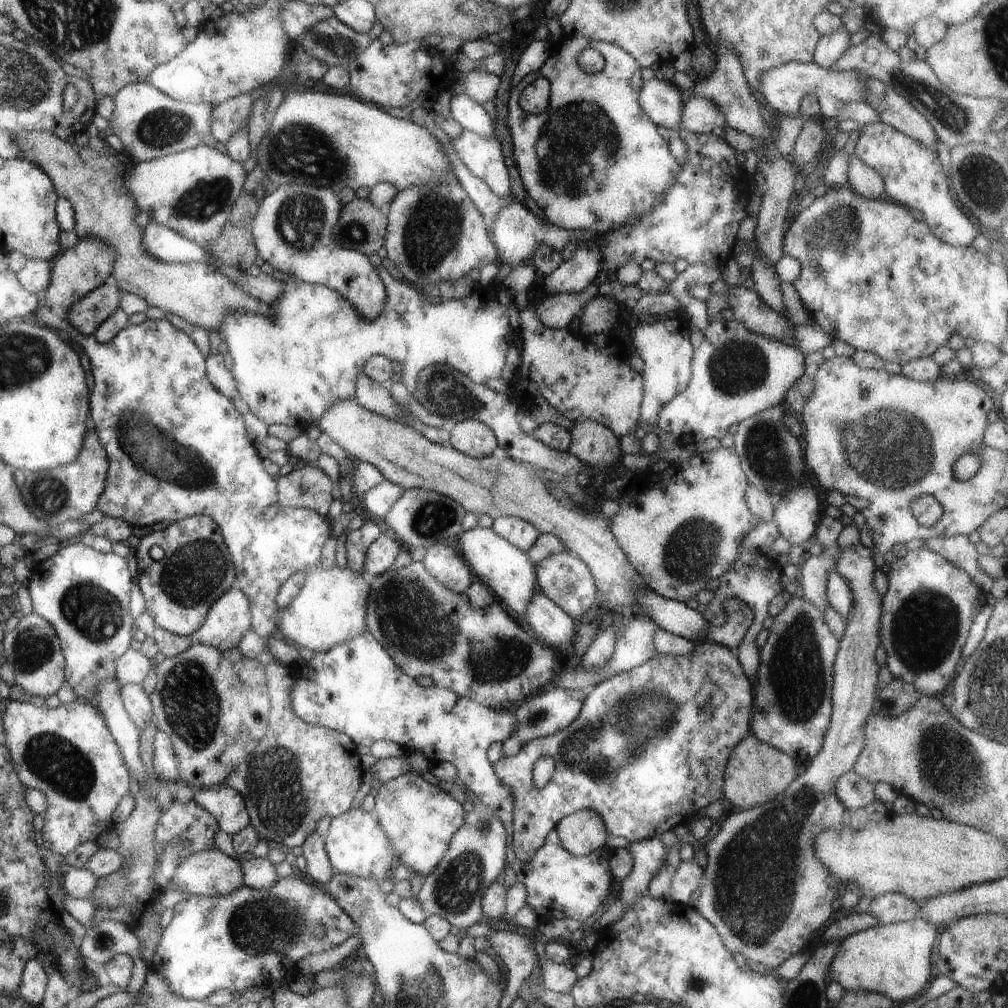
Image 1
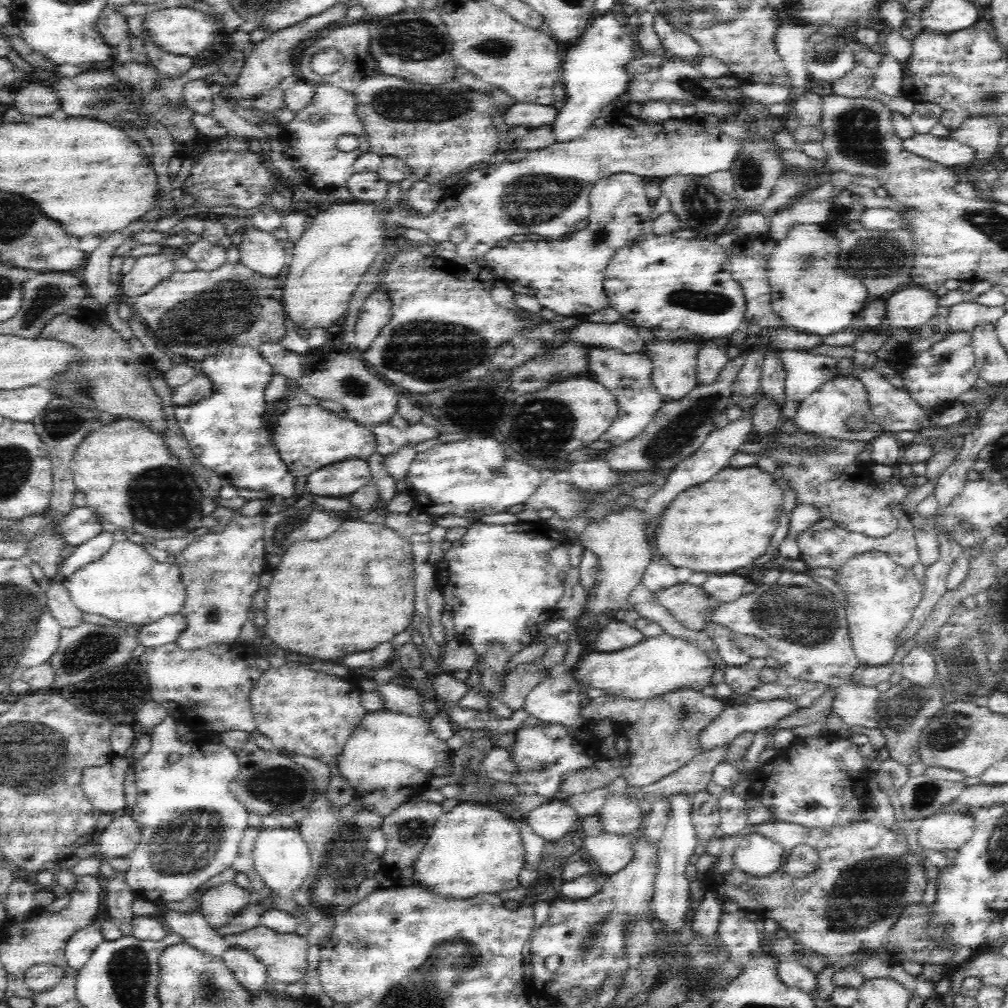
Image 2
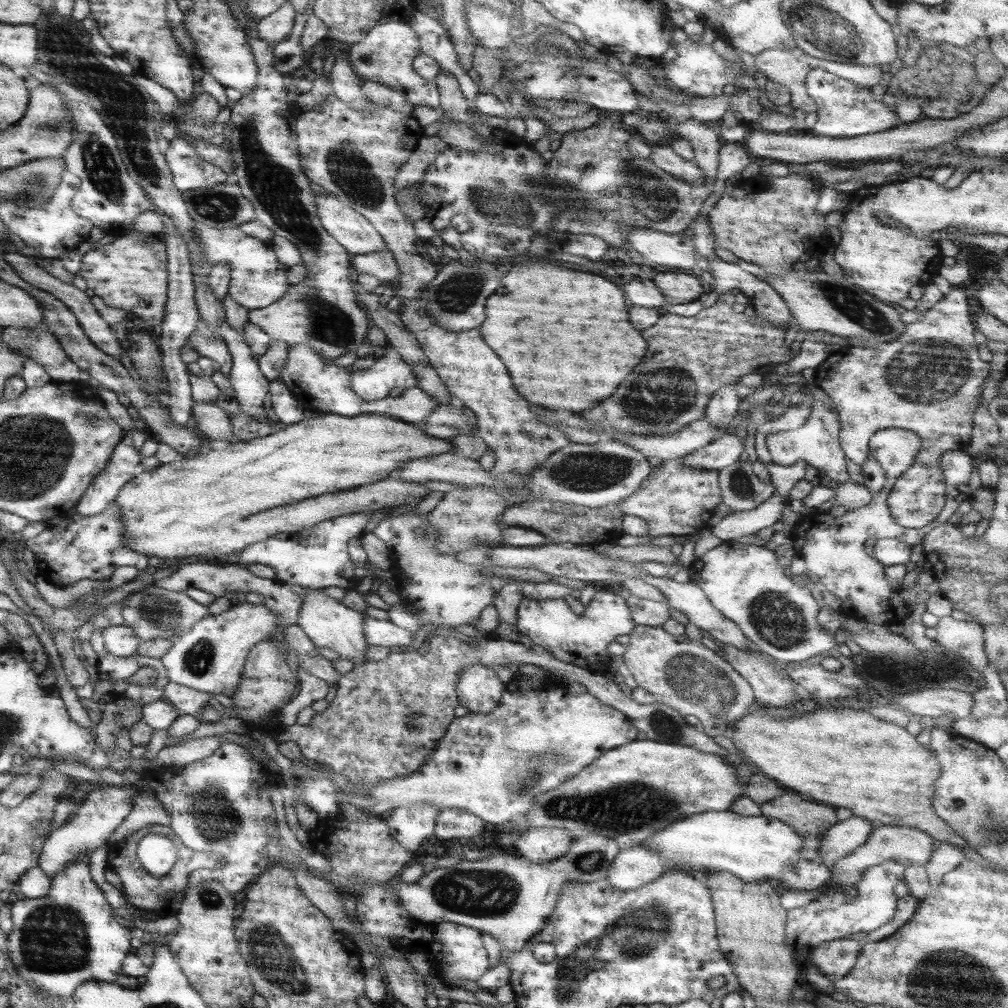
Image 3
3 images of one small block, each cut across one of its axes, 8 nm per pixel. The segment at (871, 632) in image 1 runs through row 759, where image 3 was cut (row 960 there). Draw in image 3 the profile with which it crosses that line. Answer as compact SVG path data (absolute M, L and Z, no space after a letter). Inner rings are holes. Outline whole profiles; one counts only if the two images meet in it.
M838 939L819 944L812 951L811 962L831 982L839 980L853 968L861 943L862 941Z

